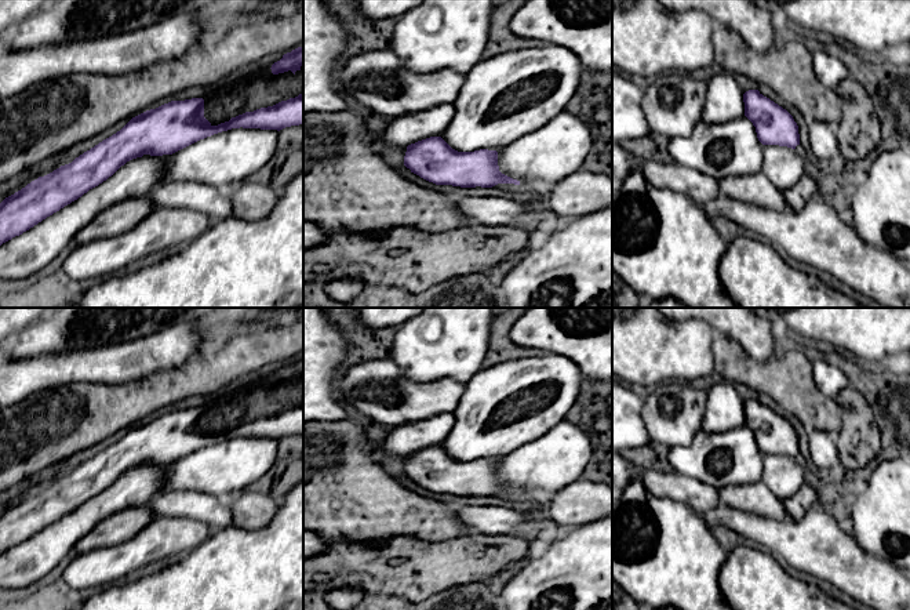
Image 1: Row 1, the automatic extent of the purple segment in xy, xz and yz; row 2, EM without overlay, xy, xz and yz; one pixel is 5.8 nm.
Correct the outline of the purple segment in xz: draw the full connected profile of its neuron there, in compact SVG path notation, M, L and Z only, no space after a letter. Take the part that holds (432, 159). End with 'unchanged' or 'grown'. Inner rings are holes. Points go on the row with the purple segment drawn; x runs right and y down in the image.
M430 137L408 145L404 166L436 185L461 188L520 185L520 181L499 171L496 150L458 152L441 137Z | unchanged

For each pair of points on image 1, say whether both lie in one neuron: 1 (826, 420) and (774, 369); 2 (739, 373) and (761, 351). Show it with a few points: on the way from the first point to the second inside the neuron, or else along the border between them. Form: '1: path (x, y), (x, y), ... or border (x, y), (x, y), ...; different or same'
1: path (814, 409), (786, 381); same
2: border (730, 337), (757, 360), (767, 360), (772, 356); different

